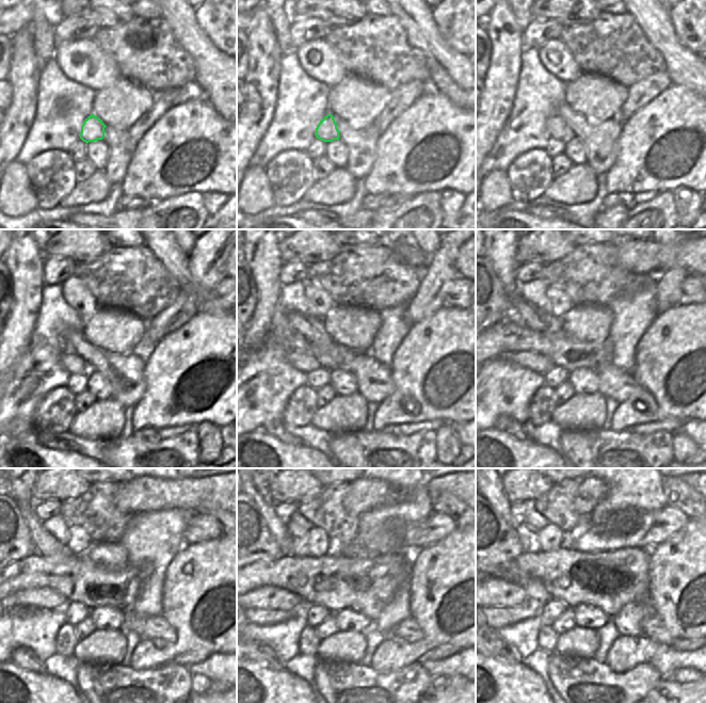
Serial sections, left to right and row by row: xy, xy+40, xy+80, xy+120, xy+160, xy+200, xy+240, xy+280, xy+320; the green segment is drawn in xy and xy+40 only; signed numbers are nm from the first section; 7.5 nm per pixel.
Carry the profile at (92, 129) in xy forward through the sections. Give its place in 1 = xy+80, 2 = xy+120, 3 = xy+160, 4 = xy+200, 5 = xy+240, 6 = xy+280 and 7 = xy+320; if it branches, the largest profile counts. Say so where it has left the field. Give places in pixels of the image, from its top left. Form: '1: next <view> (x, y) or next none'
1: next xy+80 (557, 127)
2: next xy+120 (75, 364)
3: next xy+160 (304, 362)
4: next xy+200 (535, 362)
5: next xy+240 (35, 597)
6: next xy+280 (268, 596)
7: next xy+320 (497, 592)

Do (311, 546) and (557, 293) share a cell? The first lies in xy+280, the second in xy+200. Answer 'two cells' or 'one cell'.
one cell

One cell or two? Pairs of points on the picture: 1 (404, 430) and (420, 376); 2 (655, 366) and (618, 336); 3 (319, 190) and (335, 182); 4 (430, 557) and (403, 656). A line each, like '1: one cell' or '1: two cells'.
1: two cells
2: two cells
3: one cell
4: one cell

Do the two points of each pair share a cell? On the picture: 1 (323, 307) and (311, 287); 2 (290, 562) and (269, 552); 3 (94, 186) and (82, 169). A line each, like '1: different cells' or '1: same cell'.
1: same cell
2: different cells
3: different cells

